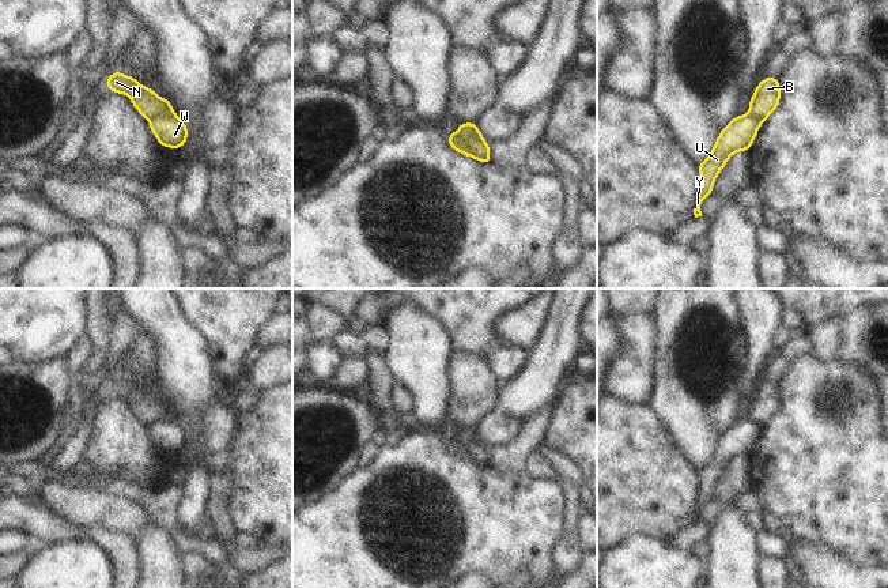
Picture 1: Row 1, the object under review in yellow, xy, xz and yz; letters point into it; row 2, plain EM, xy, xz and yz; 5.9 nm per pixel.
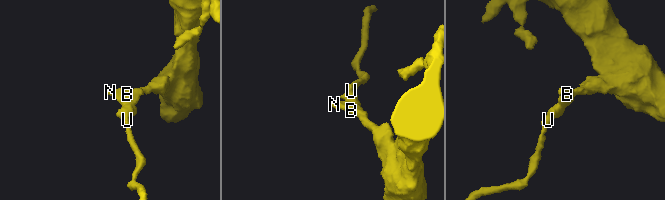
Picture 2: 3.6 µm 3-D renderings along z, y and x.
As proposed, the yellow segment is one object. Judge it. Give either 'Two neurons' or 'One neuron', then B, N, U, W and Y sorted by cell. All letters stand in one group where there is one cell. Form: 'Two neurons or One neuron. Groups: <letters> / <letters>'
Two neurons. Groups: B N / U W Y.

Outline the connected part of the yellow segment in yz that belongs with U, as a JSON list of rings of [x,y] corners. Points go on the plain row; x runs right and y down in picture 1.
[[[749,418],[736,421],[718,440],[711,459],[700,468],[700,490],[694,520],[702,521],[702,506],[713,497],[714,485],[725,472],[728,464],[737,456],[749,456],[762,427]]]

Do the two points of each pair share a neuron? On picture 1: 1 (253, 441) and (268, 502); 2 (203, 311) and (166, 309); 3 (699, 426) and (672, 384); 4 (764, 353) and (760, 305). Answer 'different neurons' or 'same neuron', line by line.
1: same neuron
2: different neurons
3: same neuron
4: same neuron

